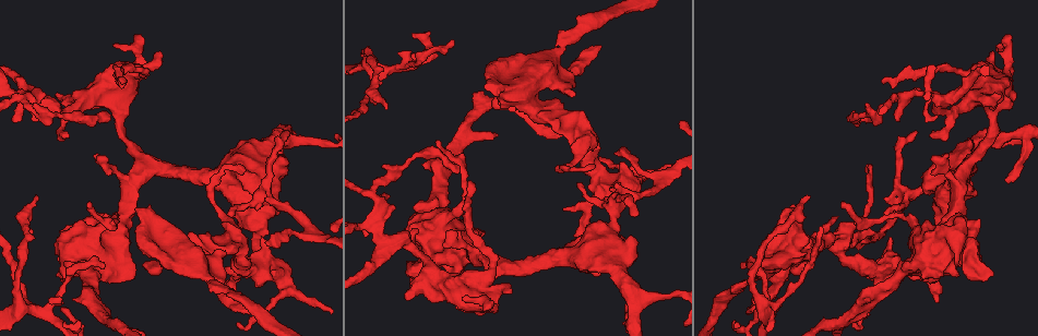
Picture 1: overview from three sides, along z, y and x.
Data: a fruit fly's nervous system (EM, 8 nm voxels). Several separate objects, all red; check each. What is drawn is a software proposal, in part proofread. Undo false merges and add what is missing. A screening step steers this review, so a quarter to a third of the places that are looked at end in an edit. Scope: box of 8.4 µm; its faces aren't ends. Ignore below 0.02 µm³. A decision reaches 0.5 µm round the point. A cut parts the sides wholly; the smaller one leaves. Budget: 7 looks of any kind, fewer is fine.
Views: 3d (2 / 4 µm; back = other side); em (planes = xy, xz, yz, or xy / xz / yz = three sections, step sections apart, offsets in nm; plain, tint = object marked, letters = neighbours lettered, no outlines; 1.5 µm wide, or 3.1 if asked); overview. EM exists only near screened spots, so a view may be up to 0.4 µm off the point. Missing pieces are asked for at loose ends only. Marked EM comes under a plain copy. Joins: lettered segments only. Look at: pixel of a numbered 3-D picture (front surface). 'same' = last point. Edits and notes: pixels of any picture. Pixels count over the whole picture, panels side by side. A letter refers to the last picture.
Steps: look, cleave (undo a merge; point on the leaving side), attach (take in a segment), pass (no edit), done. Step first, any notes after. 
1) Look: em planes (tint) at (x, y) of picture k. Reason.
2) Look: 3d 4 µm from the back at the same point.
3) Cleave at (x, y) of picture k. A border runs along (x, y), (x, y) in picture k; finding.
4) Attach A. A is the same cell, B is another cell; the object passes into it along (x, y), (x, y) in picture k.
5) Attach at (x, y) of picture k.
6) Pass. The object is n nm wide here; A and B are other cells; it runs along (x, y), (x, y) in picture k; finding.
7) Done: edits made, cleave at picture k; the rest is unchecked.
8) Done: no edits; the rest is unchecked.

Look: em planes (letters) at (222, 250) of picture 1. Free end.

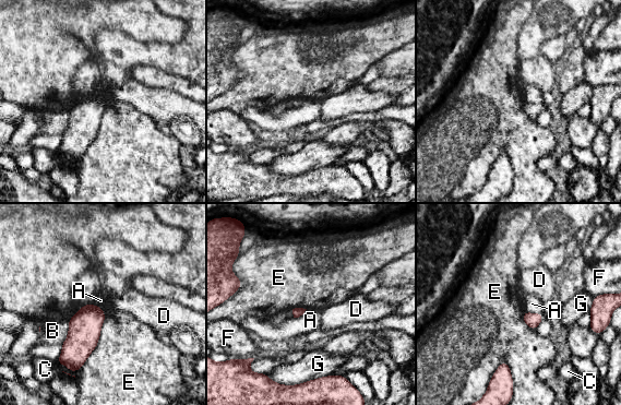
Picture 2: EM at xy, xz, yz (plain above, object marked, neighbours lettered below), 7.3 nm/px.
Pass. The longest contact is with E, 500 nm; A, B, C, D, E, F and G are other cells; a border runs along (100, 307), (97, 345), (79, 370) in picture 2; none of them fits.

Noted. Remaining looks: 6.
Look: 3d 2 µm at (288, 289) of picture 1. Thick turns thin.

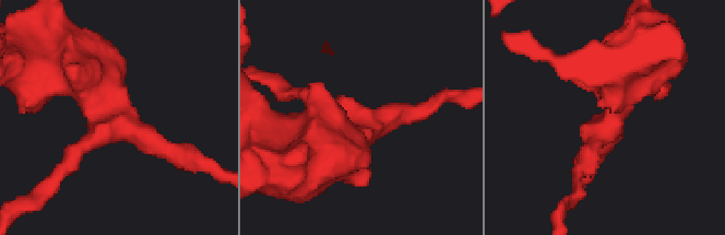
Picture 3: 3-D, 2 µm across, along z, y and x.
Look: em planes (tint) at (355, 123) of picture 3.

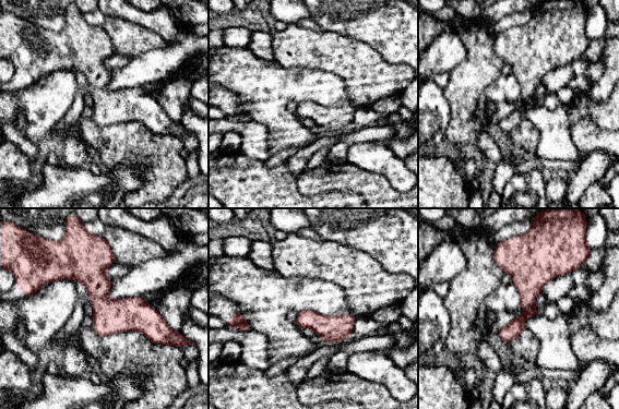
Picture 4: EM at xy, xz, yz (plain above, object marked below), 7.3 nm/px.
Look: em planes (letters) at the same point. See the neighbours.

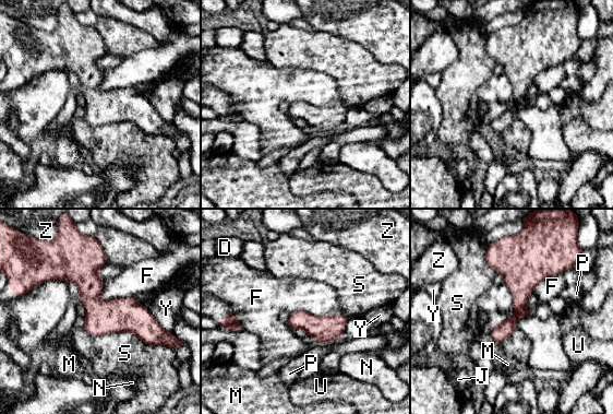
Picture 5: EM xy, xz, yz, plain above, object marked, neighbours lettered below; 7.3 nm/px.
Pass. D, F, J, M, N, P, S, U, Y and Z are other cells; one cell here.

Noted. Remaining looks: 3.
Look: 3d 4 µm from the back at (1012, 91) of picture 1. Thick end.

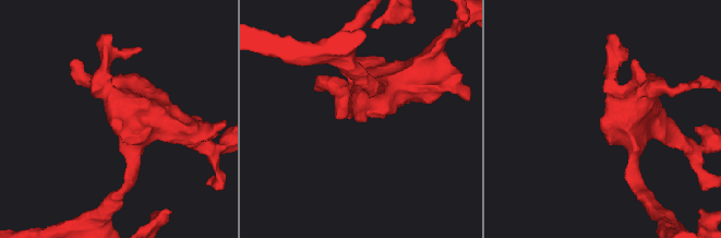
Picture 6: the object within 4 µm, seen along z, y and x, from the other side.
Look: em planes (letters) at (118, 119) of picture 6. Shape alone is not enough.

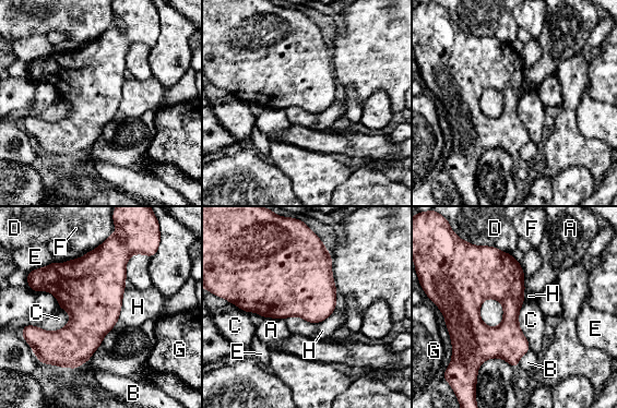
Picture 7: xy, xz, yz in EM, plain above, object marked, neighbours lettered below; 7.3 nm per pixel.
Pass. The object is 460 nm wide here; the longest contact is with H, 380 nm; A, B, C, D, E, F, G and H are other cells; no lettered segment goes on from it.

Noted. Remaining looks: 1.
Done: no edits; the rest is unchecked.

